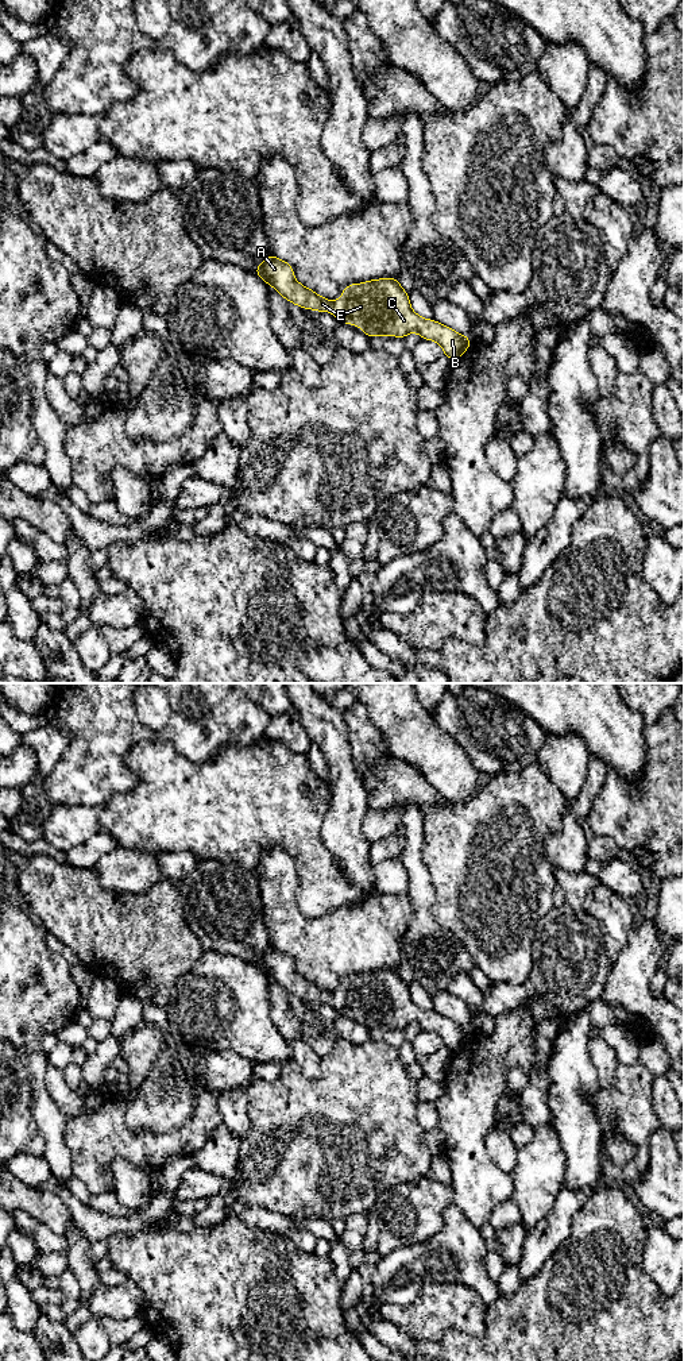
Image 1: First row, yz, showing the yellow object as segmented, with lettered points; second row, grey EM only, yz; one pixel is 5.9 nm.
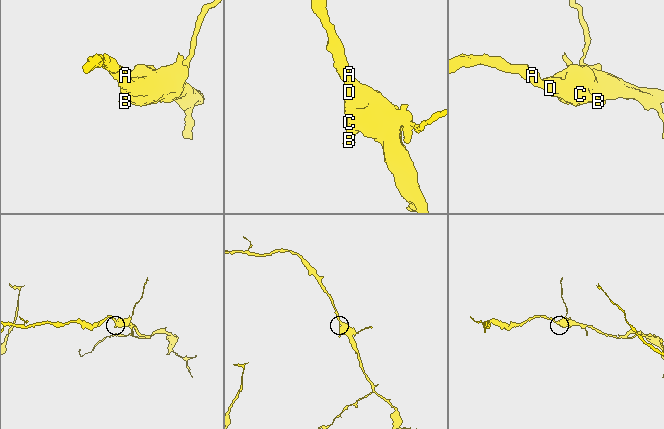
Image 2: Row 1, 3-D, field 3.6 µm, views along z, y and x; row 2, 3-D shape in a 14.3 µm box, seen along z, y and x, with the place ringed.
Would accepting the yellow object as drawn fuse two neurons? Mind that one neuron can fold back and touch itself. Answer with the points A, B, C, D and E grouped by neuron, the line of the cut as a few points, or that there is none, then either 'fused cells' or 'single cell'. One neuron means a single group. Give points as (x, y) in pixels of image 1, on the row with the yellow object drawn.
groups A B C D E; cut none; single cell

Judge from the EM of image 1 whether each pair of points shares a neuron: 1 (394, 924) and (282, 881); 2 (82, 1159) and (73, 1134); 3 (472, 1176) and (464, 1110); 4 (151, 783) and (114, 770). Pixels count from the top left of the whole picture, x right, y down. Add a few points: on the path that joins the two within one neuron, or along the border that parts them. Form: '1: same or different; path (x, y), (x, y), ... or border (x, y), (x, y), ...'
1: same; path (360, 926), (304, 926), (292, 914)
2: same; path (82, 1153), (82, 1144), (78, 1140)
3: same; path (468, 1160), (466, 1152), (466, 1126)
4: different; border (131, 748), (124, 763), (138, 783), (112, 797)

